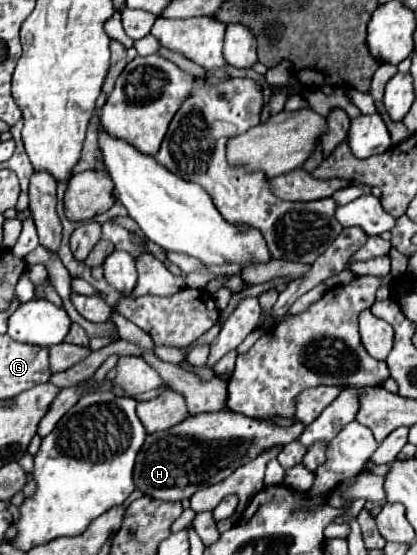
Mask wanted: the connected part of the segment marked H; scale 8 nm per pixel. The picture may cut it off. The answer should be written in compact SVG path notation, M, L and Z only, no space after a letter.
M218 411L208 415L188 415L182 423L172 429L150 433L136 455L134 465L134 485L144 495L162 501L182 501L190 499L198 489L214 485L240 465L252 461L264 447L286 445L296 441L304 431L304 425L296 421L292 427L282 429L268 421L258 421L232 411Z

